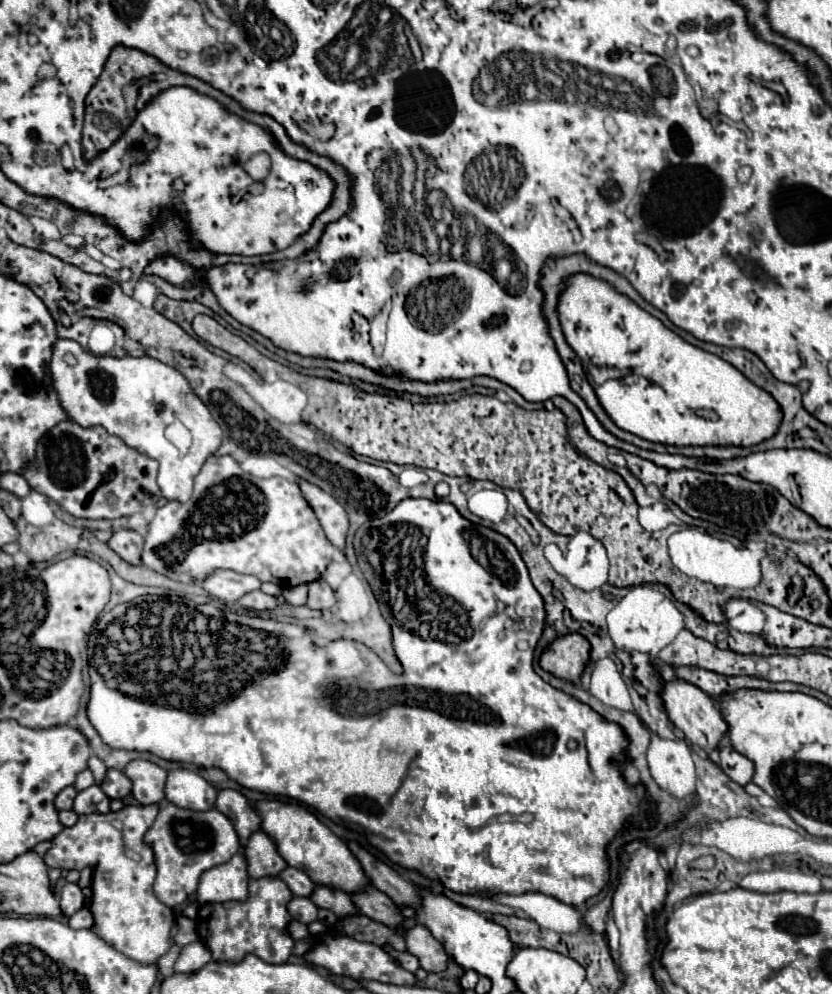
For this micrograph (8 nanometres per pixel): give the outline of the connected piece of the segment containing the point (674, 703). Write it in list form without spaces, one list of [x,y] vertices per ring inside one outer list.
[[[674,679],[672,683],[664,683],[664,691],[662,691],[662,699],[666,703],[666,713],[670,715],[670,721],[674,723],[676,729],[680,729],[686,737],[686,741],[704,753],[710,755],[712,751],[720,749],[720,741],[728,735],[728,725],[720,715],[720,709],[716,707],[716,703],[698,687],[682,681],[682,679]]]

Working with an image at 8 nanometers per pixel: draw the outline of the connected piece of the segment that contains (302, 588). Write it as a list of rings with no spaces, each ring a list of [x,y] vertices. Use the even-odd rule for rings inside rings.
[[[298,585],[298,587],[290,587],[290,589],[284,589],[284,599],[290,603],[290,605],[306,605],[308,601],[308,587],[306,585]]]

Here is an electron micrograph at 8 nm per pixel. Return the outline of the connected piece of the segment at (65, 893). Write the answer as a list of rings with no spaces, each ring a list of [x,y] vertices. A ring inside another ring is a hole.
[[[66,883],[66,889],[62,889],[62,897],[60,897],[62,915],[70,919],[82,907],[84,907],[84,897],[82,897],[80,887],[76,883]]]

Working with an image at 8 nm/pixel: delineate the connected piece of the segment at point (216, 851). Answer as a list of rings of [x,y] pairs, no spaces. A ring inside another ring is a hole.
[[[166,803],[160,807],[160,813],[154,825],[144,835],[144,843],[154,851],[154,863],[158,869],[158,877],[154,881],[154,893],[168,907],[184,905],[198,889],[200,877],[204,871],[228,863],[238,851],[240,841],[238,835],[220,811],[186,811],[176,807],[174,803]]]

